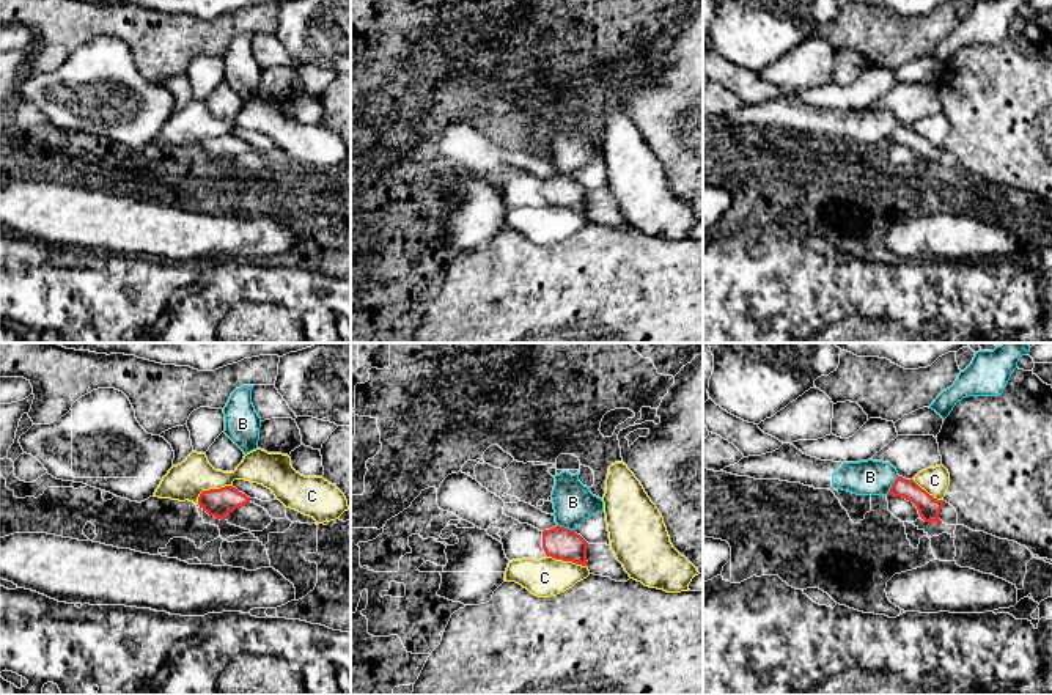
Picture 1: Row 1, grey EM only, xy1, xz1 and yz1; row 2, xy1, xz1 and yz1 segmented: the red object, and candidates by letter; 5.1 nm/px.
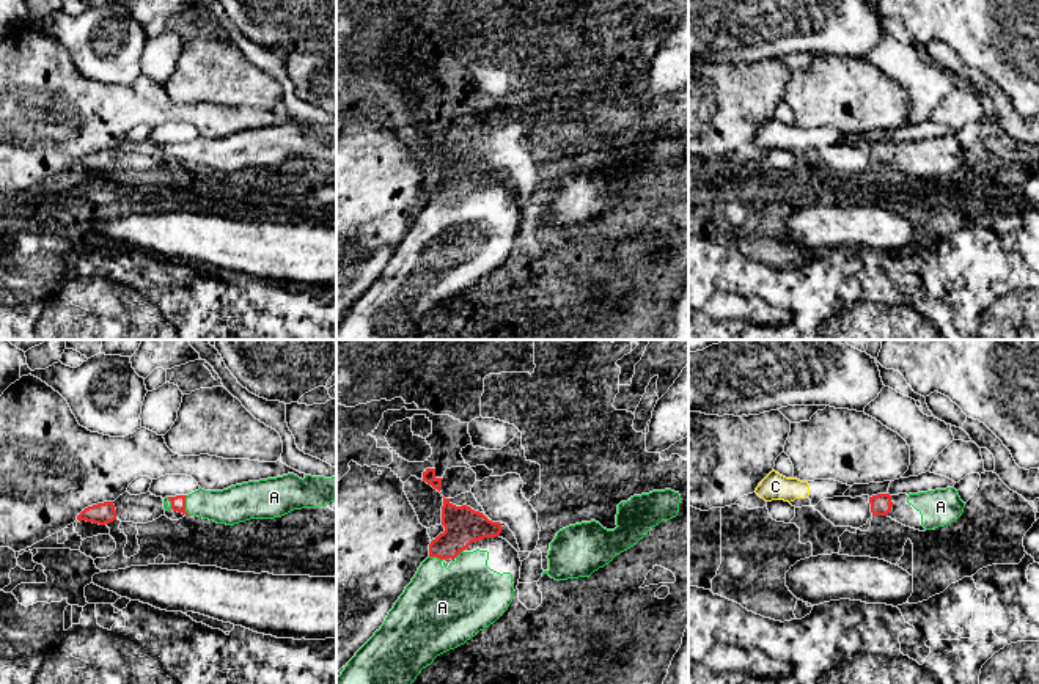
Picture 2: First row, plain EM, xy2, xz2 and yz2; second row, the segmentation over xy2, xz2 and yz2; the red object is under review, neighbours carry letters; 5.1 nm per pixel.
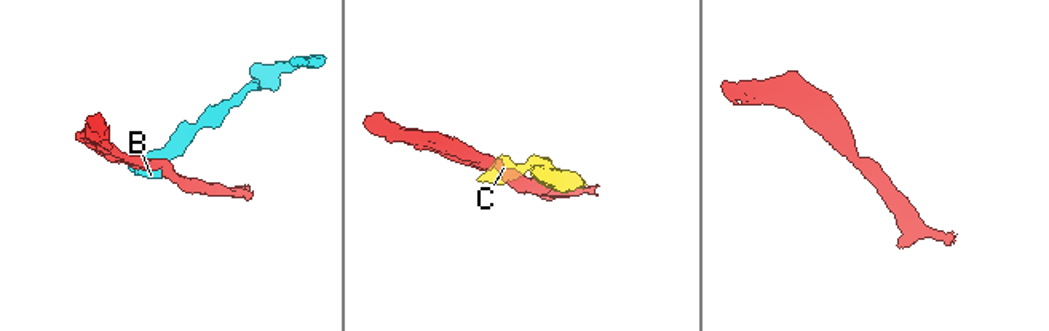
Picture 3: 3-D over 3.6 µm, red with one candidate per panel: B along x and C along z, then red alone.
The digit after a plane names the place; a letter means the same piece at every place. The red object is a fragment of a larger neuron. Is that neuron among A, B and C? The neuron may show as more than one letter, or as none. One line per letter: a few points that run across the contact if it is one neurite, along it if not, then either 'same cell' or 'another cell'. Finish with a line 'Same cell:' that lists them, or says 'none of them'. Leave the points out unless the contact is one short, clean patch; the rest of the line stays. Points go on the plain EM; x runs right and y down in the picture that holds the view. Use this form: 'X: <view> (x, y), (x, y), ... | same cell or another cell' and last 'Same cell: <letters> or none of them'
A: same cell
B: yz1 (898, 123), (886, 142) | another cell
C: xy1 (231, 132), (205, 137), (197, 151) | another cell
Same cell: A

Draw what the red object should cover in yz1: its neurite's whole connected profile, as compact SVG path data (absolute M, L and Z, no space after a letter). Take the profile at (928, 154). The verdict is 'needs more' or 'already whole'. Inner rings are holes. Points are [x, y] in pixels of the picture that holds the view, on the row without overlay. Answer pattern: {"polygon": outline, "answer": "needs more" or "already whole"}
{"polygon": "M898 124L887 143L903 145L912 149L925 170L942 171L939 167L943 148L937 148L921 137L914 127Z", "answer": "already whole"}

